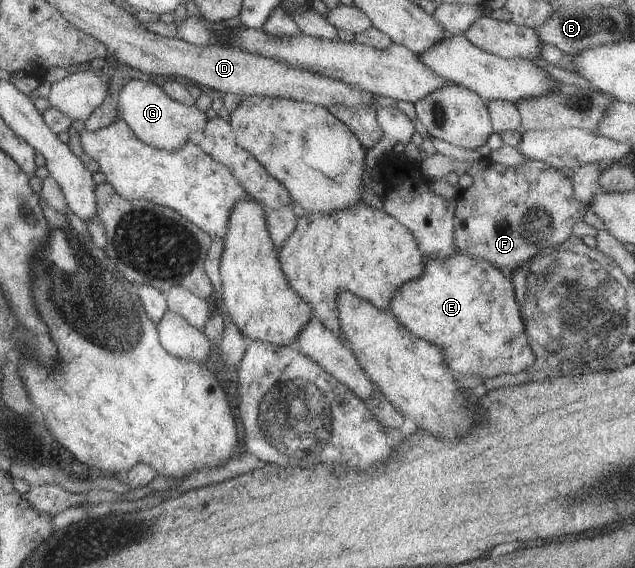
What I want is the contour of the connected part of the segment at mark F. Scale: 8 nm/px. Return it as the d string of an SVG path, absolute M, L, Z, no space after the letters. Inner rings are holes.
M436 153L426 157L426 159L420 161L418 165L420 166L422 174L434 179L442 178L451 172L456 172L459 176L462 174L470 174L470 176L473 176L473 183L465 191L463 191L462 195L457 199L454 217L454 244L456 244L456 248L458 248L460 253L470 255L472 258L482 258L482 260L490 262L490 264L493 264L496 268L499 268L503 273L505 273L506 276L509 277L510 274L512 274L516 268L520 268L520 266L522 266L522 264L524 264L530 256L536 256L536 254L538 254L538 252L540 252L543 248L557 247L558 244L566 242L566 240L573 235L572 226L574 226L576 222L583 220L582 218L584 218L588 208L588 205L584 204L584 202L576 200L576 196L574 196L573 178L564 176L558 169L553 166L545 165L541 161L538 162L529 160L528 162L524 162L524 164L520 164L520 166L512 166L512 168L510 168L510 166L502 166L502 164L494 163L488 157L484 157L476 161L466 160L463 162L440 153Z

